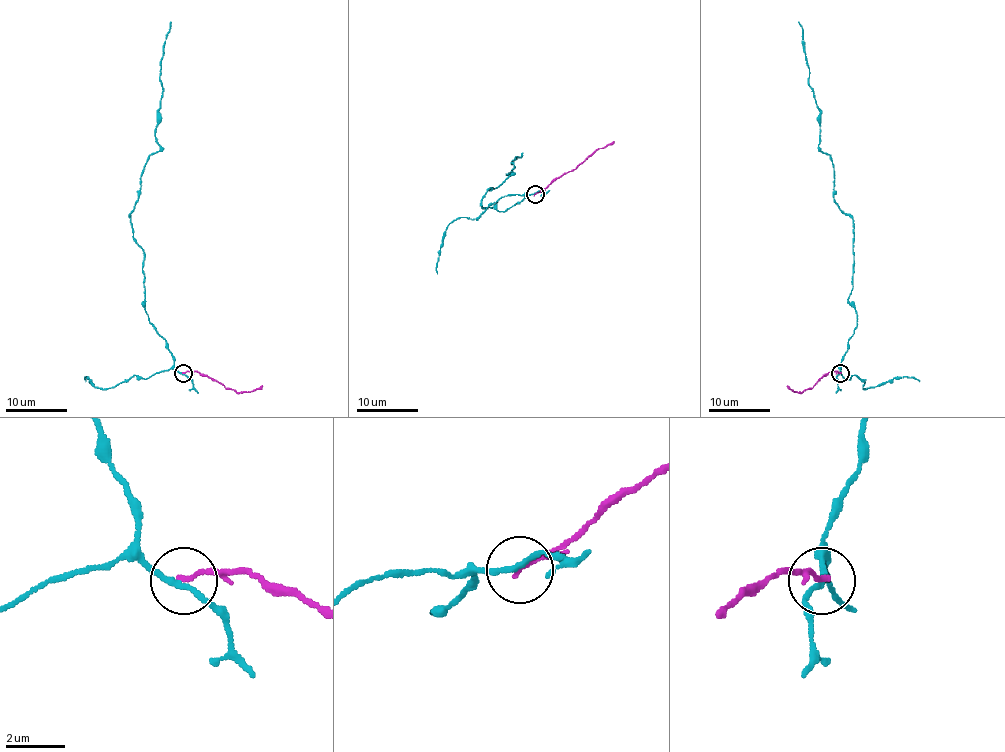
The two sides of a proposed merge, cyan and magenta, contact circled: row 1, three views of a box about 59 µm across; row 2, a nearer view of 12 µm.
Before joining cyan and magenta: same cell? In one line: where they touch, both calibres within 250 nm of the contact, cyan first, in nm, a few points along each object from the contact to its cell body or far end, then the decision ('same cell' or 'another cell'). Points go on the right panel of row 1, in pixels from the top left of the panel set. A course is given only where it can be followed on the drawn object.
(840, 373) | 180/150 nm | cyan via (839, 373), (856, 326), (848, 301), (853, 220), (833, 197), (832, 159), (818, 147), (819, 110), (798, 21) | magenta via (839, 373), (829, 372), (802, 392), (793, 392), (787, 385) | another cell

